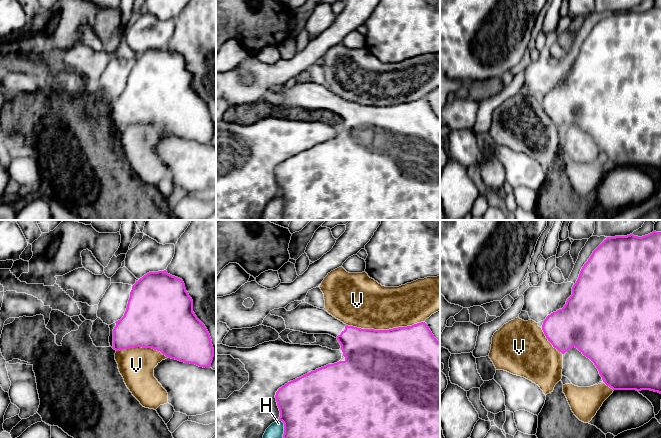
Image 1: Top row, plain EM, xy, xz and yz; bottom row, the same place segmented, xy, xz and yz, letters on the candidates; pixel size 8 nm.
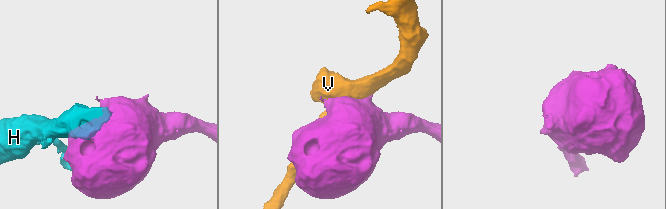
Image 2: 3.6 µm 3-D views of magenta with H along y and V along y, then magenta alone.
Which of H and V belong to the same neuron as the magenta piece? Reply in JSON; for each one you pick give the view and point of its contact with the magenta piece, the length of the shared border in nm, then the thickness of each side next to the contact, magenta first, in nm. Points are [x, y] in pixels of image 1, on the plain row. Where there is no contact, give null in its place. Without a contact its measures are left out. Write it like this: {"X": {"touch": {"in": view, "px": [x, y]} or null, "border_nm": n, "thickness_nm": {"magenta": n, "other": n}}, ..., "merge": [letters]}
{"merge": []}

